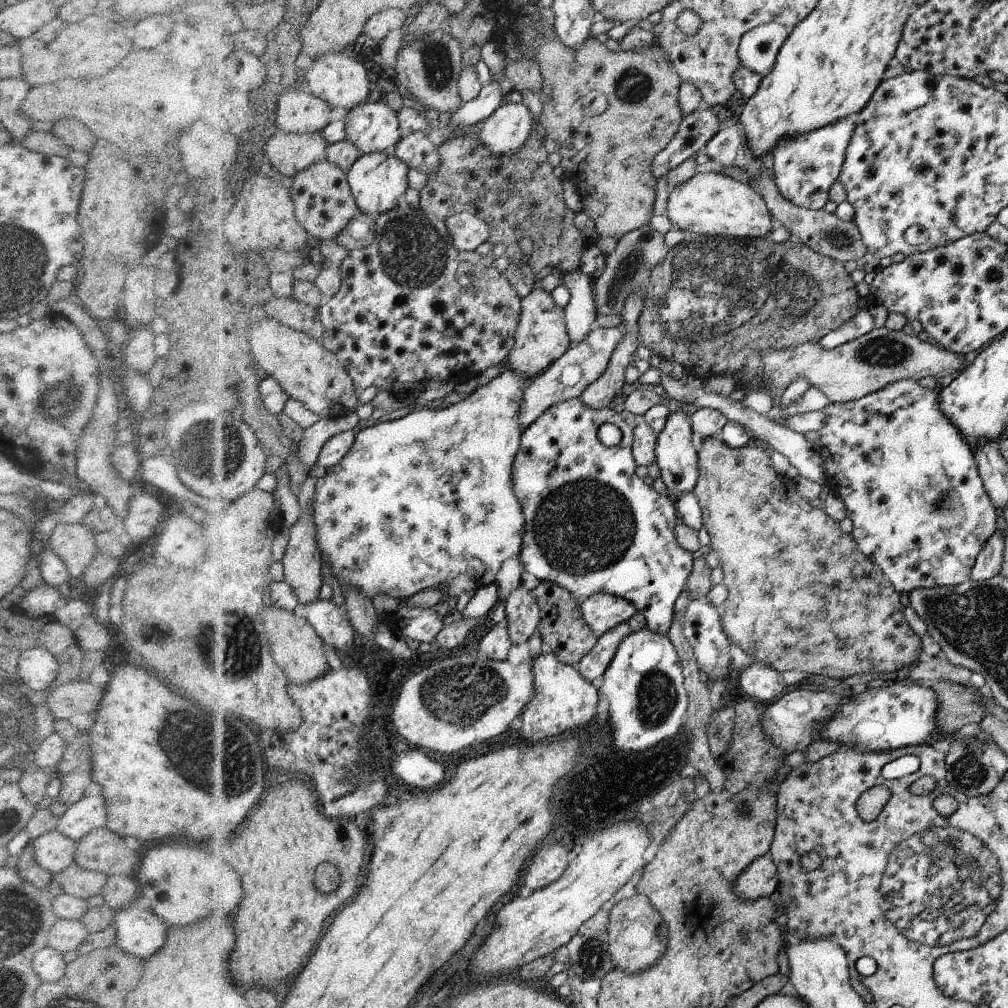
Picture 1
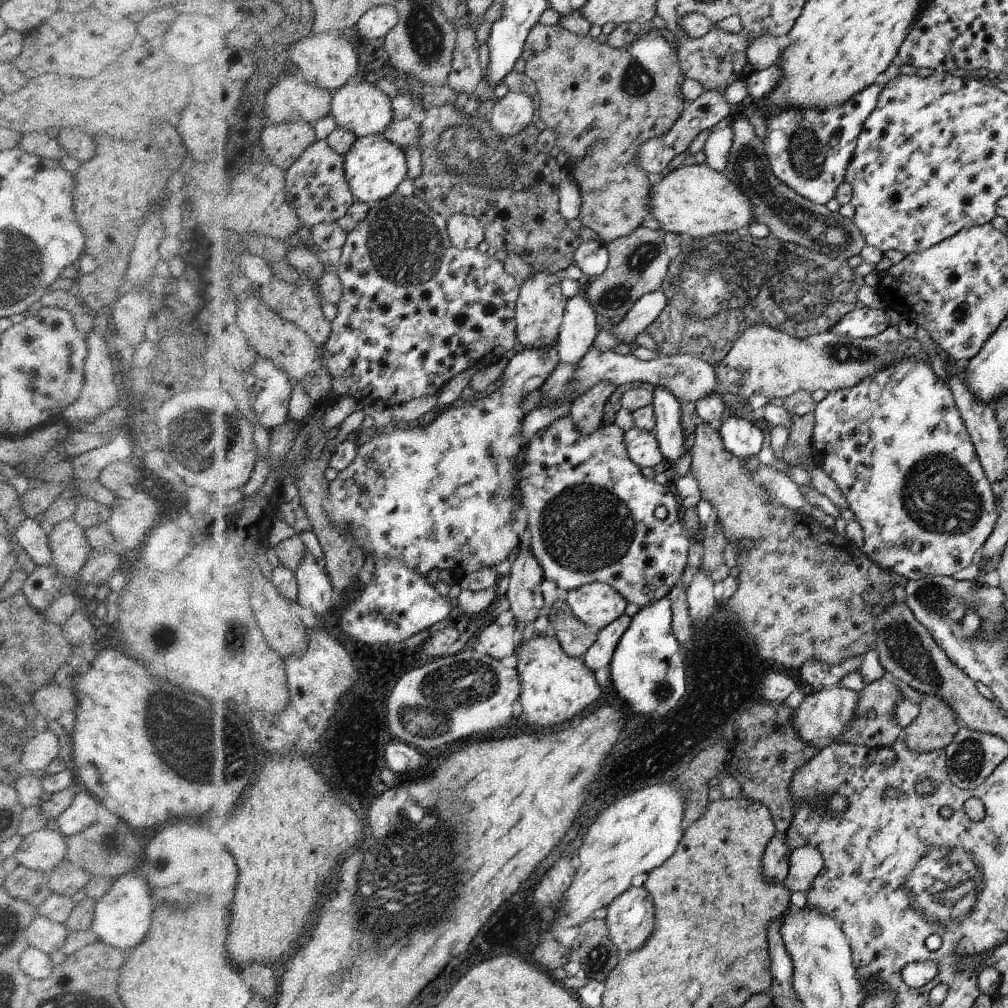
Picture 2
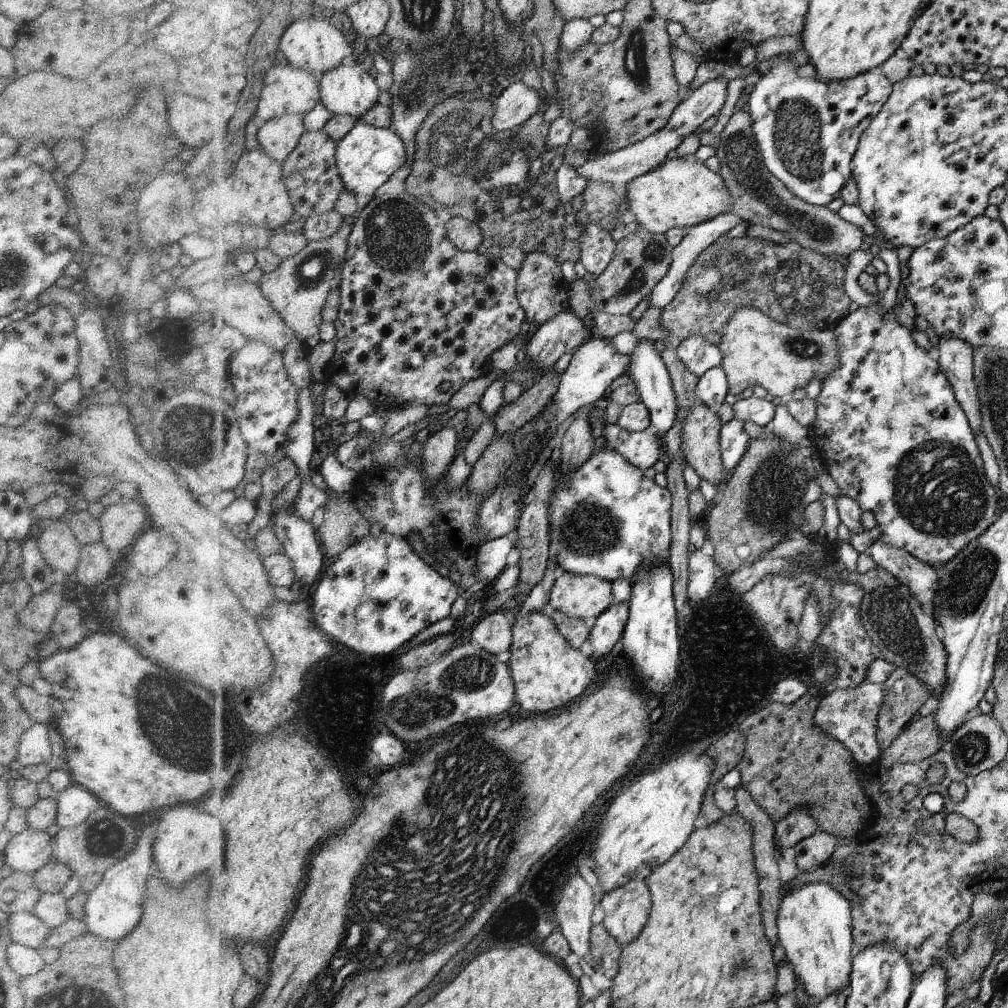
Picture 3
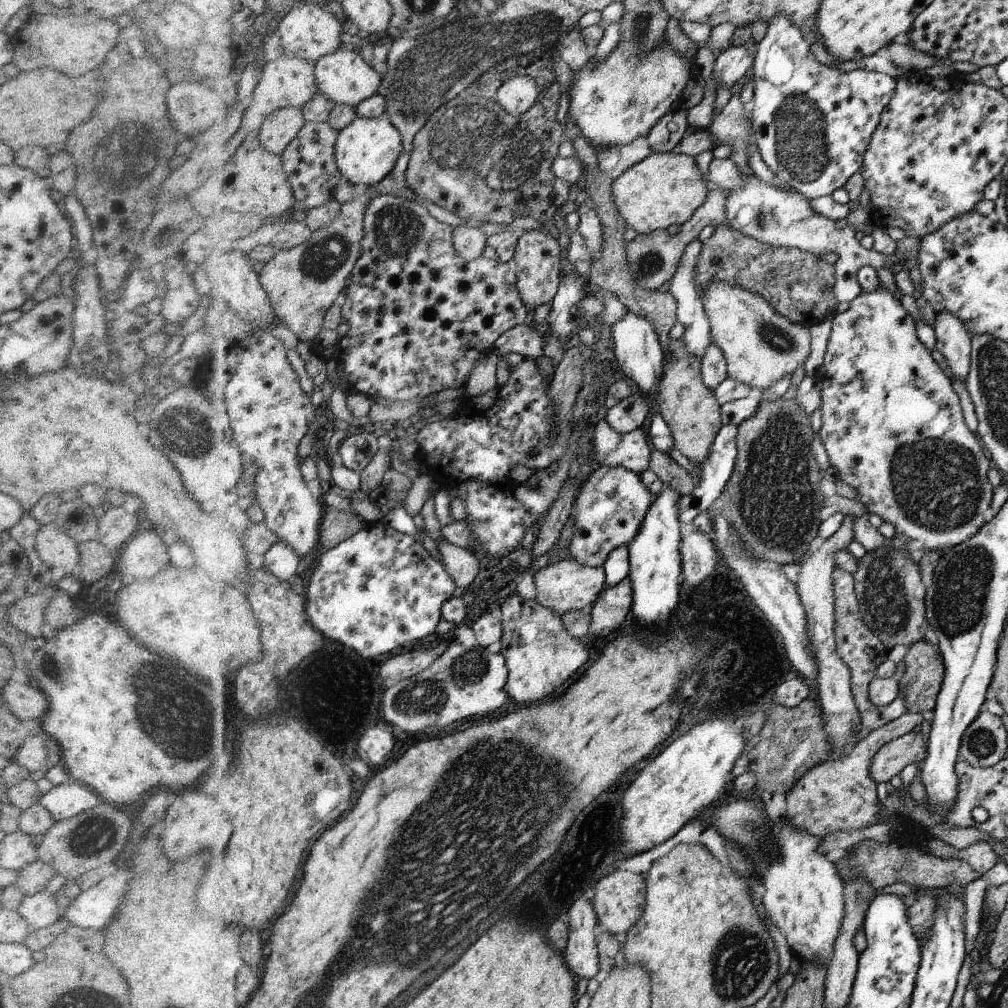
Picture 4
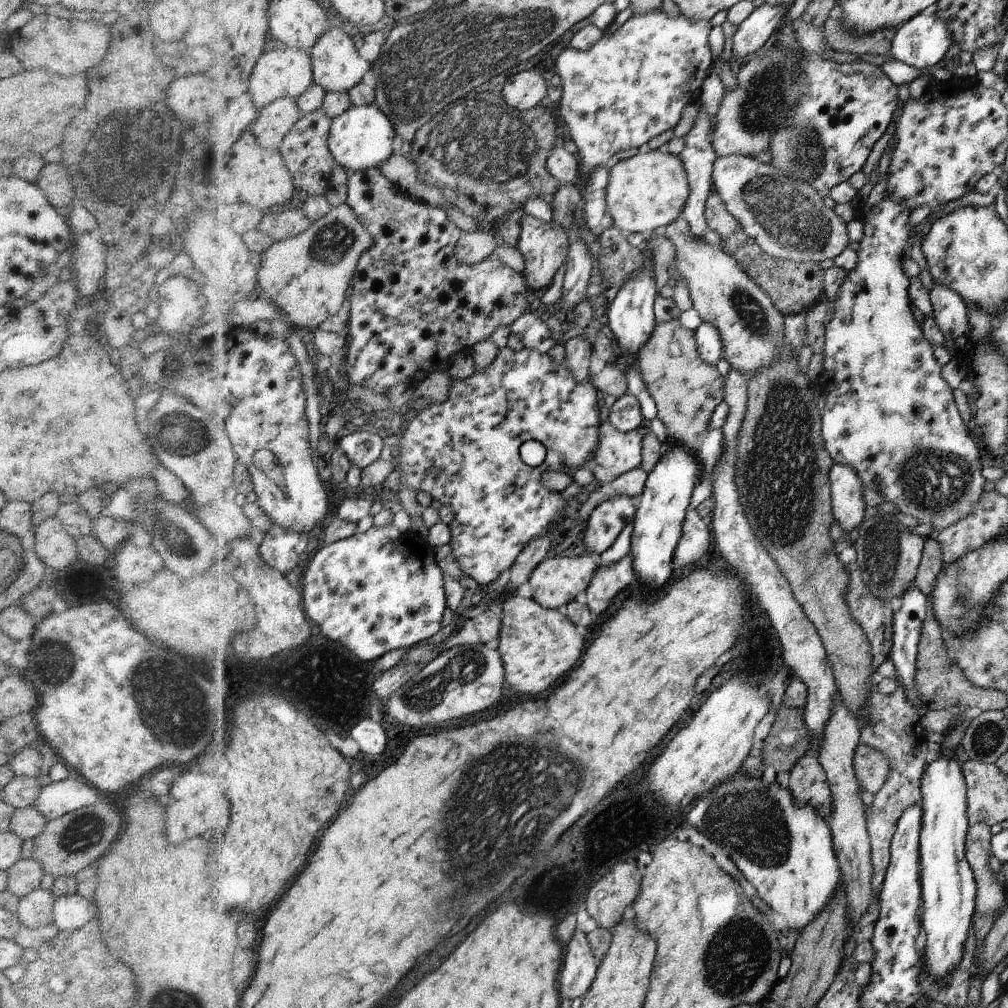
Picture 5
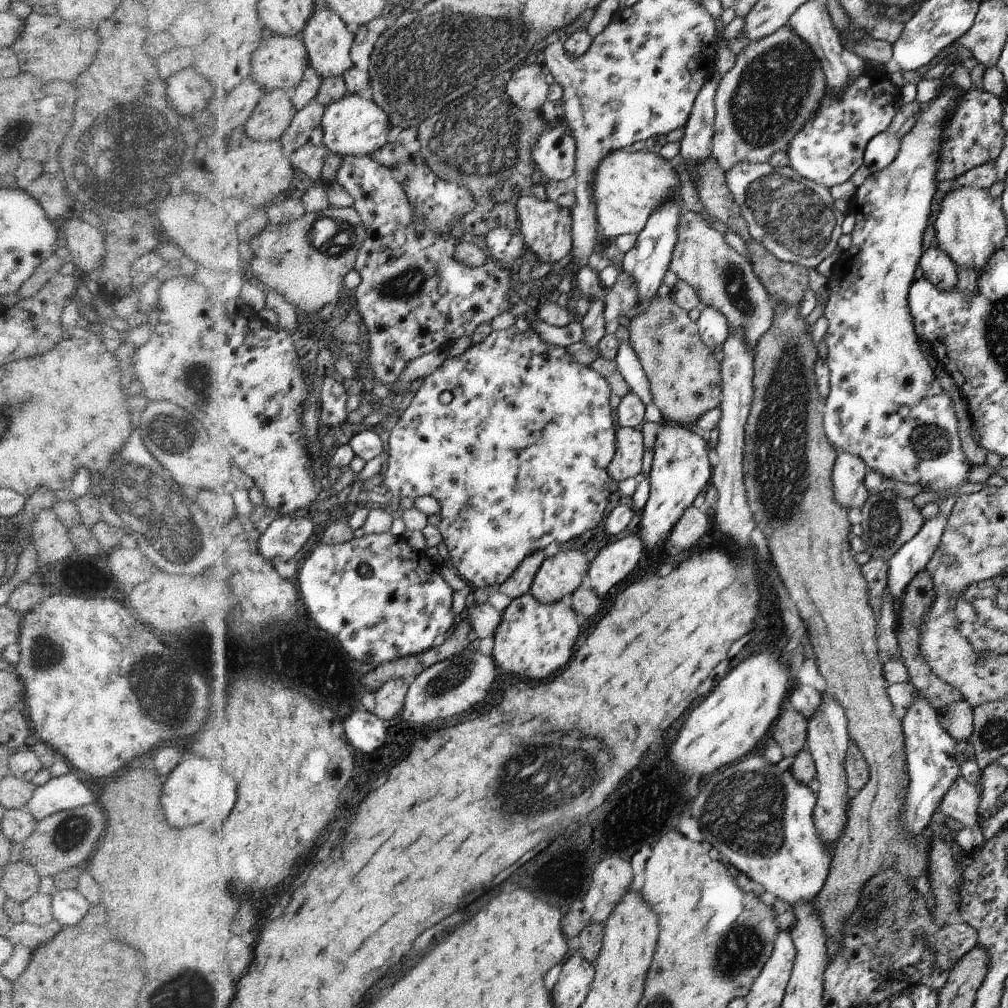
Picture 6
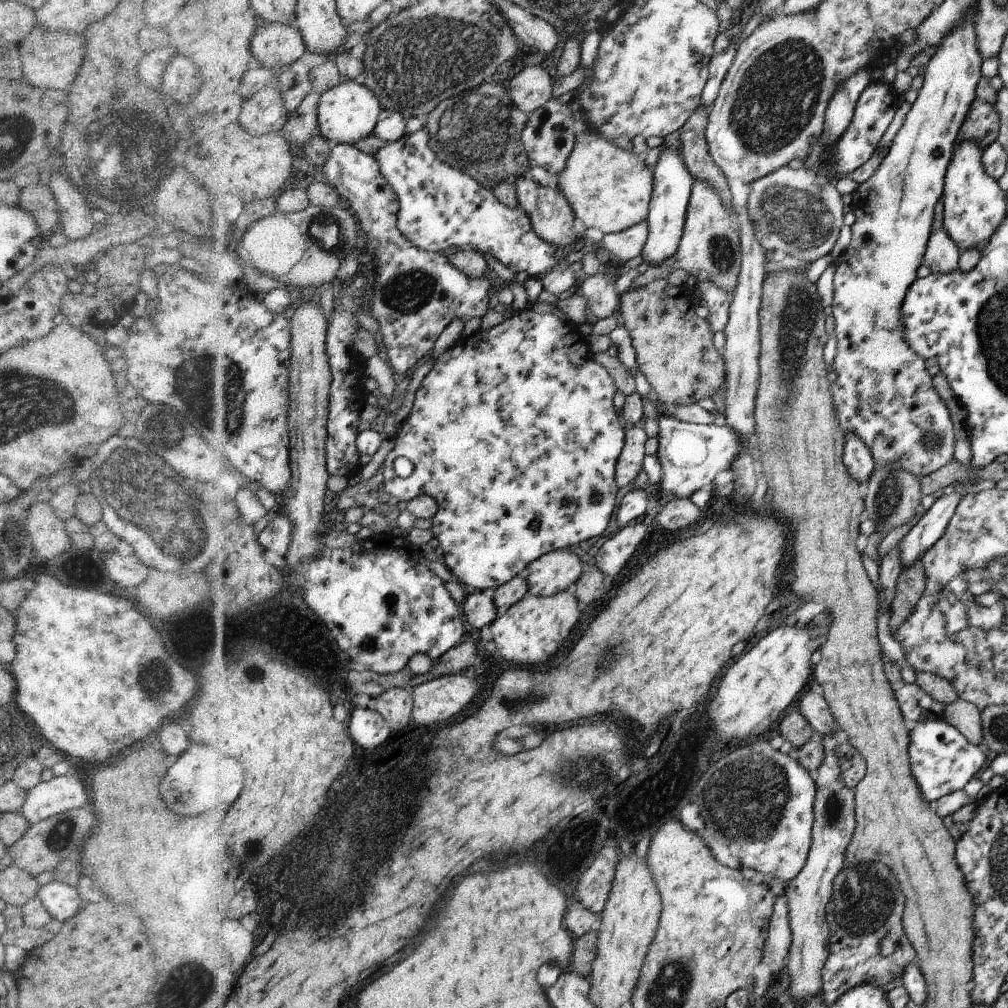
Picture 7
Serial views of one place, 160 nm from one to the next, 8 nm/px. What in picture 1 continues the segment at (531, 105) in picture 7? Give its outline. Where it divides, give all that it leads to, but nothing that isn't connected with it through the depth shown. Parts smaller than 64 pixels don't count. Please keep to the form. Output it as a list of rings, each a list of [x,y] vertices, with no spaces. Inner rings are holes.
[[[502,104],[482,126],[482,142],[494,154],[516,154],[520,146],[534,133],[537,132],[534,118],[524,104]]]

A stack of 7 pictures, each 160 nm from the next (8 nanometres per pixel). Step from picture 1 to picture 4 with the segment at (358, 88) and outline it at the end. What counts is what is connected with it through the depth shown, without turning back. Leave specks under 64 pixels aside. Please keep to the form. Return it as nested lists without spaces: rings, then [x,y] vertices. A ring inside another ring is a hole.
[[[302,3],[289,12],[278,28],[283,42],[283,51],[311,63],[317,62],[328,55],[333,55],[342,46],[344,25],[328,8],[321,8],[316,4]]]

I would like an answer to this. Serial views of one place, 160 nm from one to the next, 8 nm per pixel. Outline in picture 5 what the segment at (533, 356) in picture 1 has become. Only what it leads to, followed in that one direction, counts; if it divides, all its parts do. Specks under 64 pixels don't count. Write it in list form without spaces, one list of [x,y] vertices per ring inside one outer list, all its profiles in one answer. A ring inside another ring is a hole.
[[[519,214],[521,234],[518,238],[516,248],[523,256],[524,270],[527,285],[530,286],[532,292],[541,288],[549,288],[552,284],[556,271],[569,256],[569,235],[554,220],[546,223],[543,220]]]

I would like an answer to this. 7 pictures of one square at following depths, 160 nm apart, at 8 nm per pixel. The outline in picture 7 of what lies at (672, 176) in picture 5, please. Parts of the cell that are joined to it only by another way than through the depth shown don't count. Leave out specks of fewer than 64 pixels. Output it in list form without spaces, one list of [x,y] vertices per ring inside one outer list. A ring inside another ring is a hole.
[[[590,124],[580,139],[576,140],[573,151],[566,161],[565,169],[555,178],[553,182],[558,184],[560,191],[570,202],[576,214],[576,221],[580,229],[598,228],[605,235],[608,232],[622,232],[633,230],[638,223],[647,220],[649,213],[650,194],[652,192],[652,170],[646,168],[646,164],[628,149],[614,146],[612,141],[607,141]]]

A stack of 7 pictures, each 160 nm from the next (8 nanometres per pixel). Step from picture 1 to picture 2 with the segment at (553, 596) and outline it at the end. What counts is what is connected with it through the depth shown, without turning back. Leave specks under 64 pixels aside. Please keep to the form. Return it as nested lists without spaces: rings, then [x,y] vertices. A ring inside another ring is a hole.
[[[558,599],[546,613],[550,632],[570,658],[580,658],[595,643],[597,632],[578,620],[565,600]]]

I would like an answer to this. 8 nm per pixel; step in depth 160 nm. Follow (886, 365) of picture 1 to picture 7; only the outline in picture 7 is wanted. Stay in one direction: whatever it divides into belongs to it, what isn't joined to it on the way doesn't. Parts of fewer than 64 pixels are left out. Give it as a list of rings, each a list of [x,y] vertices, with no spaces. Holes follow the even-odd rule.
[[[694,181],[692,196],[689,198],[688,216],[685,217],[684,233],[681,236],[681,244],[678,245],[675,254],[676,261],[672,266],[664,266],[664,272],[669,275],[672,271],[682,268],[688,274],[696,276],[698,284],[710,281],[721,287],[730,296],[734,294],[741,274],[741,237],[734,218],[731,218],[725,203],[721,201],[721,196],[713,190],[711,185],[704,181]]]

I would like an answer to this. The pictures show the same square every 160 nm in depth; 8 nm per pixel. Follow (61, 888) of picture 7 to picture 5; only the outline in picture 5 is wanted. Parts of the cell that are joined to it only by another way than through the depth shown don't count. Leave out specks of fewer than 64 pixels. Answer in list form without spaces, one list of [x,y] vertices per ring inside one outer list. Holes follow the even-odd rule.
[[[80,893],[55,899],[53,923],[60,931],[69,931],[84,926],[97,915],[94,899],[84,898]]]

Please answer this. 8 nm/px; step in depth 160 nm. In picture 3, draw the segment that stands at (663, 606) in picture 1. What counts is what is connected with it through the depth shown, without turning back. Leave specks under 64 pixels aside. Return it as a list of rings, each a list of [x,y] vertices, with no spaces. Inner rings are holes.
[[[604,444],[602,448],[592,451],[591,455],[571,472],[571,475],[564,475],[560,479],[560,468],[558,468],[558,484],[553,490],[553,495],[551,496],[548,507],[550,522],[550,558],[556,558],[557,566],[562,566],[562,570],[571,575],[594,575],[606,579],[611,583],[620,579],[626,579],[629,580],[632,585],[632,580],[645,565],[654,565],[656,562],[666,563],[669,560],[669,556],[671,555],[671,542],[673,540],[672,510],[673,495],[672,492],[668,490],[668,487],[659,486],[654,480],[648,480],[648,478],[638,470],[637,466],[627,461],[618,451]]]

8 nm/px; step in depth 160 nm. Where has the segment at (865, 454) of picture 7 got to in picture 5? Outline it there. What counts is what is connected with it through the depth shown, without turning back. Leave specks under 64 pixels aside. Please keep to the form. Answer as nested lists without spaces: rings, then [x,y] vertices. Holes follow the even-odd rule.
[[[835,464],[830,470],[830,482],[833,487],[834,516],[841,529],[849,534],[863,522],[866,511],[862,498],[864,485],[850,465],[841,464]]]

